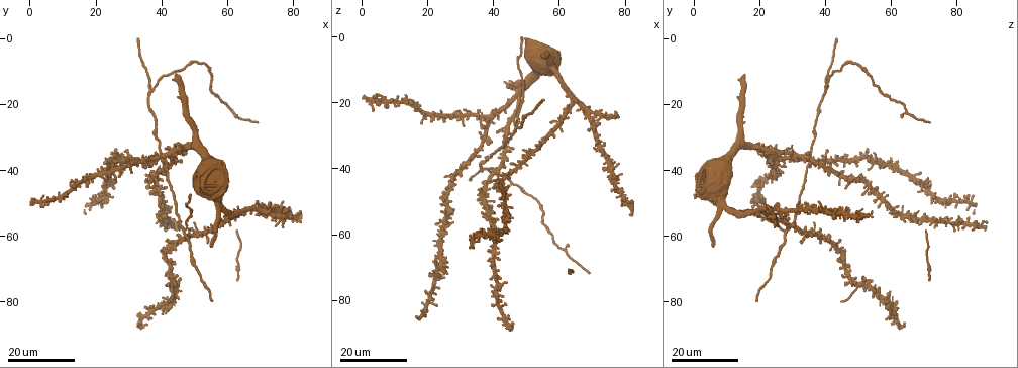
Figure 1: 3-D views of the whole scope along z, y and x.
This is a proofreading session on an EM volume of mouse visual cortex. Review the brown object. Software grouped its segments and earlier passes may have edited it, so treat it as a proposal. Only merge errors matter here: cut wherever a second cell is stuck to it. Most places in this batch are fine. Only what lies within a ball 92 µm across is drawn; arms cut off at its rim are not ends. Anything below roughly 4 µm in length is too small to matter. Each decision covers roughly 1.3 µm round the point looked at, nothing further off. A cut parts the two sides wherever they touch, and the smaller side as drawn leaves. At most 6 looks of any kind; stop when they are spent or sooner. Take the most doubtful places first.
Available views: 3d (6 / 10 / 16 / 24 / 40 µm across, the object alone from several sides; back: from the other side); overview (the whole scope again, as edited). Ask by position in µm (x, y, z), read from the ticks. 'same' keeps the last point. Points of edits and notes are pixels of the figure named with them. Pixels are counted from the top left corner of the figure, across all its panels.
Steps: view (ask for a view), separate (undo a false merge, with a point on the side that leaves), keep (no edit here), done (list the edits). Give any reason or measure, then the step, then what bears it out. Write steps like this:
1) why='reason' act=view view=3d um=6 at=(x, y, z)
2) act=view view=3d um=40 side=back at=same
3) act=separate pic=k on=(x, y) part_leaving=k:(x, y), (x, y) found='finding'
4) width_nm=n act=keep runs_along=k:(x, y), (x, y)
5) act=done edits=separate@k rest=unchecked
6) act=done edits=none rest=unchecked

why='three-way junction' act=view view=3d um=24 at=(44.0, 74.5, 50.0)

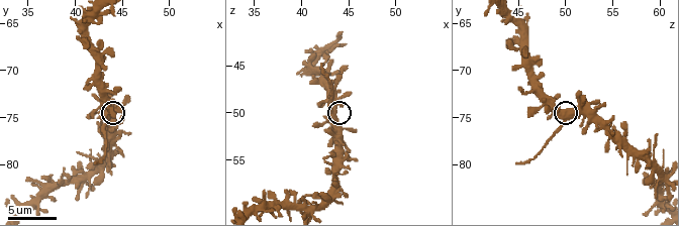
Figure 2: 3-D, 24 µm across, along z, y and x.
act=view view=3d um=6 at=(43.4, 75.2, 50.0)

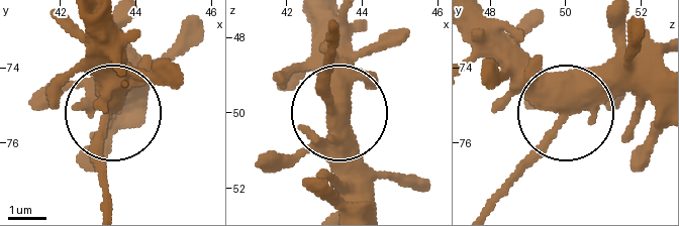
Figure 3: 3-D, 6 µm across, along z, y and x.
width_nm=390 act=separate pic=3 on=(105, 171) part_leaving=3:(103, 137), (103, 202) found='a second cell is stuck on'

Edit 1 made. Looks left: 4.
act=view view=3d um=24 at=(36.5, 15.5, 40.0)

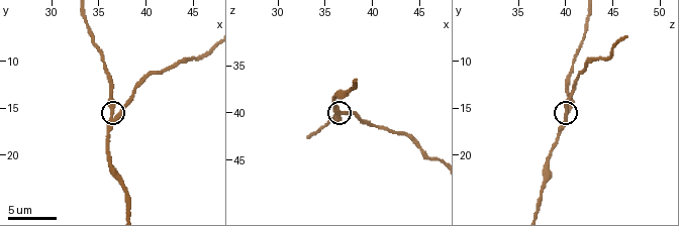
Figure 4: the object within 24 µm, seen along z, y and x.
act=view view=3d um=6 at=(37.0, 16.0, 40.2)

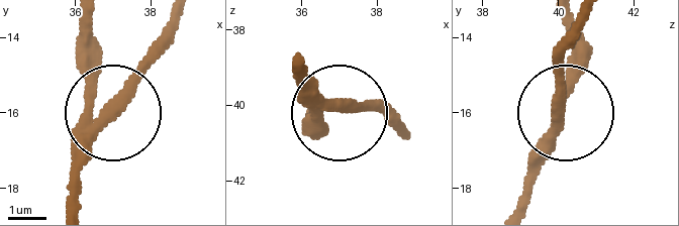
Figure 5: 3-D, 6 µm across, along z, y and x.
width_nm=320 act=keep runs_along=5:(74, 204), (87, 146), (106, 117), (84, 21) found='continuous, no second cell'

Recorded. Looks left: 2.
why='three-way junction' act=view view=3d um=16 at=(47.0, 58.0, 28.5)

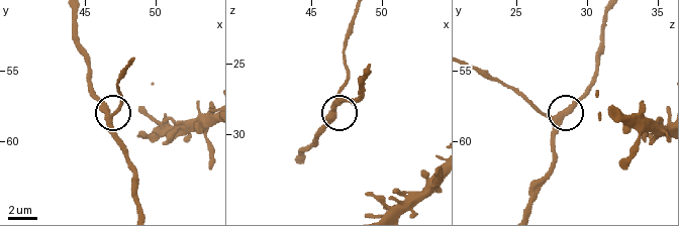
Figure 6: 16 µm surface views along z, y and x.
act=view view=3d um=10 at=(46.8, 58.6, 27.6)

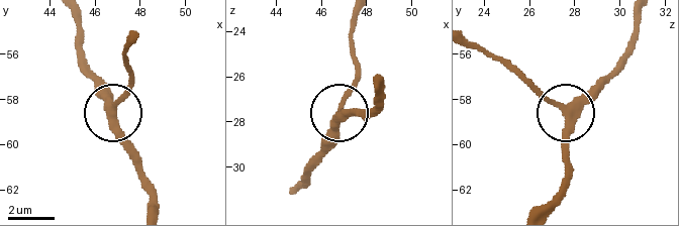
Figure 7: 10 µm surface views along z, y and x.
side_arm_um=27 act=keep runs_along=7:(74, 20), (78, 61), (95, 81), (113, 130), (137, 157) found='continuous, no second cell'

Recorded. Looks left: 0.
act=done edits=separate@3 rest=unchecked

